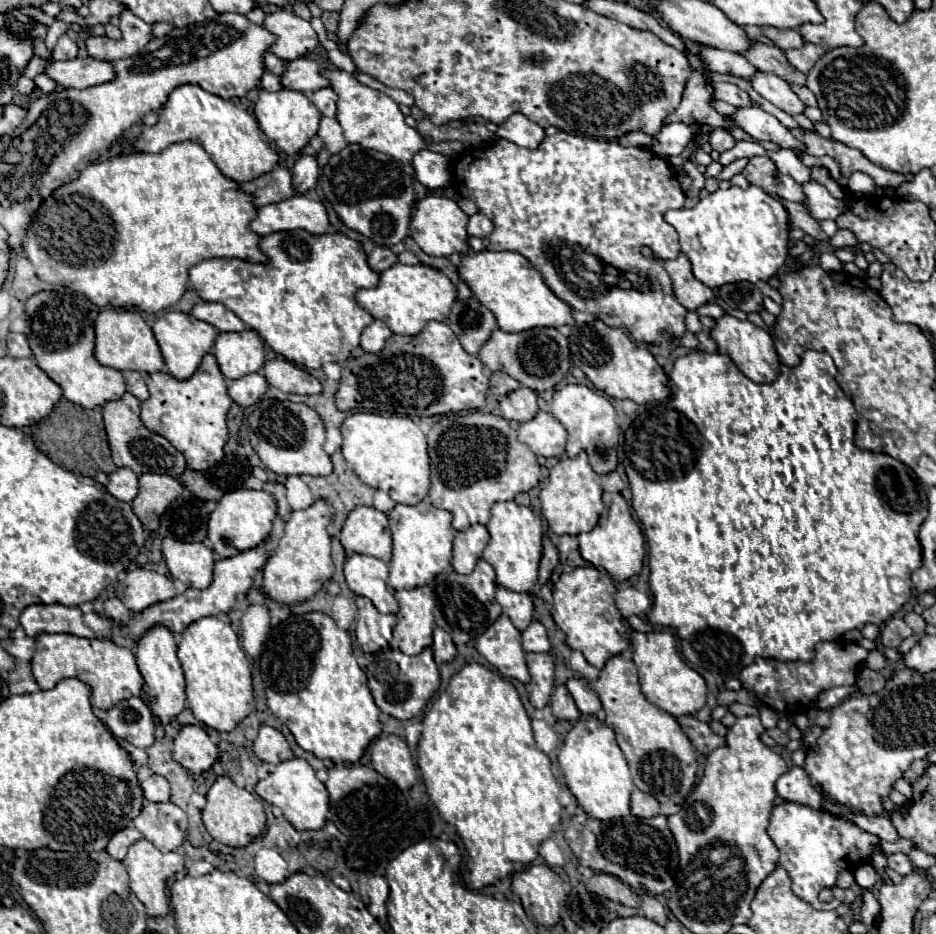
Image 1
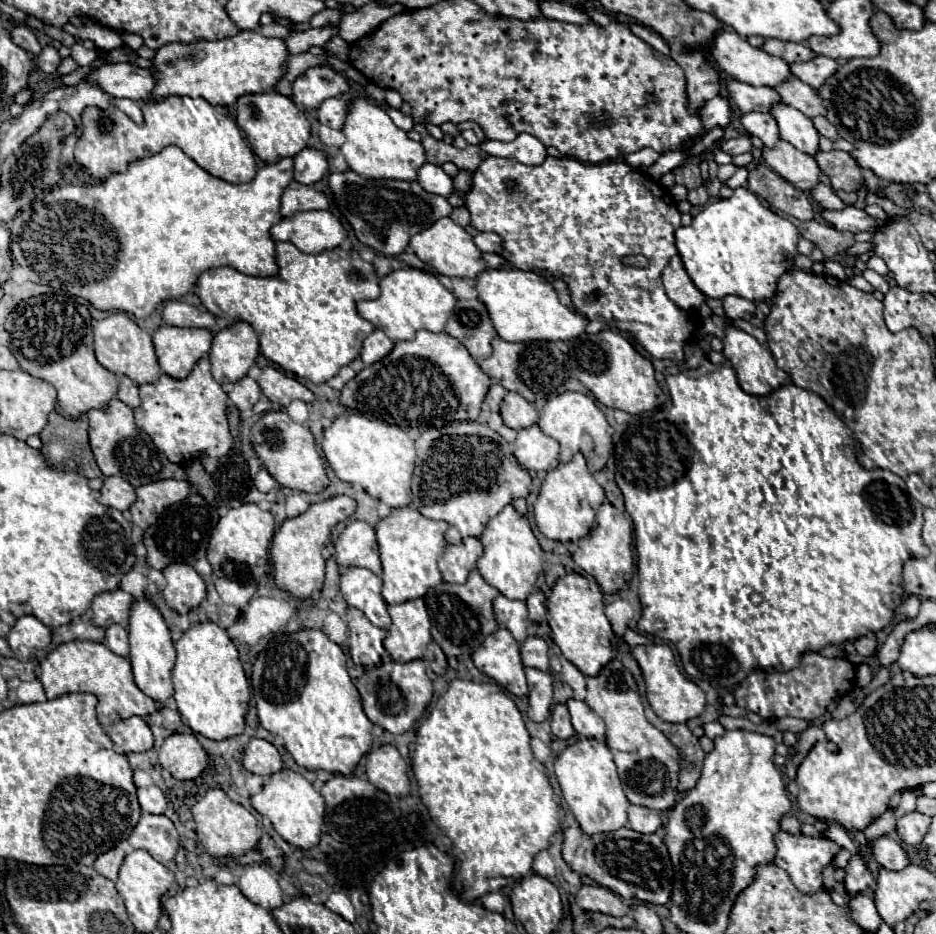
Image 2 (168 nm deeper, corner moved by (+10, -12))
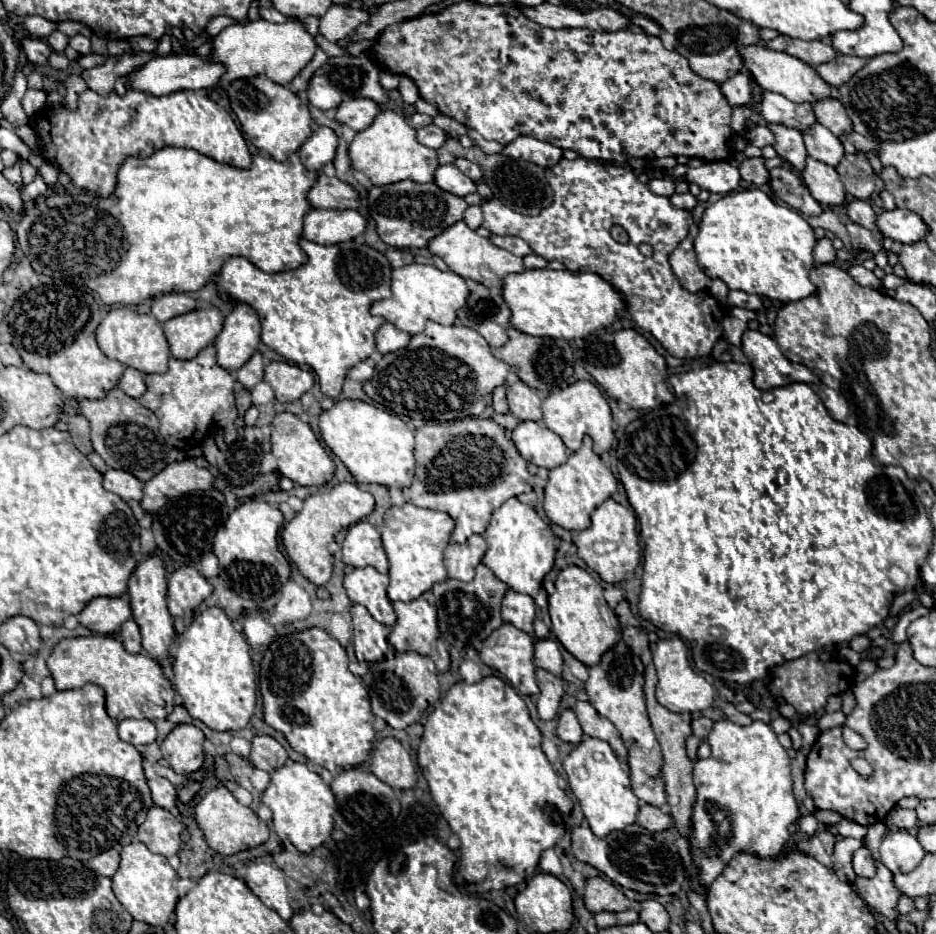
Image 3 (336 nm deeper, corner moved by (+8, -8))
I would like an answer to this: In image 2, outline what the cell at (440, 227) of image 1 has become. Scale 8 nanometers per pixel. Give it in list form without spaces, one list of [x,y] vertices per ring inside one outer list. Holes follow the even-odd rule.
[[[450,217],[438,219],[434,225],[428,229],[416,233],[410,239],[410,249],[418,255],[420,261],[424,261],[428,267],[436,269],[436,273],[448,275],[448,277],[468,277],[474,279],[480,271],[484,271],[484,263],[480,261],[482,253],[472,245],[472,237],[464,231],[464,227],[456,225]]]

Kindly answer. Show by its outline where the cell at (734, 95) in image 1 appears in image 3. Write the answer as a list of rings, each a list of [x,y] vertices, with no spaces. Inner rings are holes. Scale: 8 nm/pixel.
[[[768,123],[768,125],[770,125],[770,129],[774,129],[774,135],[776,135],[774,149],[778,151],[778,155],[782,159],[786,159],[798,171],[804,171],[808,151],[806,151],[802,133],[796,129],[784,127],[784,125],[774,125],[774,123]]]

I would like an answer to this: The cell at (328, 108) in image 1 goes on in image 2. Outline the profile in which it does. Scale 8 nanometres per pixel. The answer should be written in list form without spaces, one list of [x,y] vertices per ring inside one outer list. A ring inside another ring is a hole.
[[[326,99],[318,109],[318,121],[332,127],[332,129],[342,129],[344,117],[346,117],[346,101],[344,99]]]

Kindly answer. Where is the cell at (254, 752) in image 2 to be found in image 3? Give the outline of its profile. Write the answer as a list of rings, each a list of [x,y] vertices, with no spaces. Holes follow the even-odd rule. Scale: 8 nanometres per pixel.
[[[254,737],[250,763],[262,771],[276,771],[288,761],[288,753],[274,737]]]

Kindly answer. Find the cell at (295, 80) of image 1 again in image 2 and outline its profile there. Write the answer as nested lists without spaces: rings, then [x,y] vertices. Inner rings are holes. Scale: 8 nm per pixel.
[[[328,65],[310,67],[296,81],[292,81],[294,101],[310,109],[316,109],[322,101],[338,97],[346,91],[348,91],[348,79]]]

